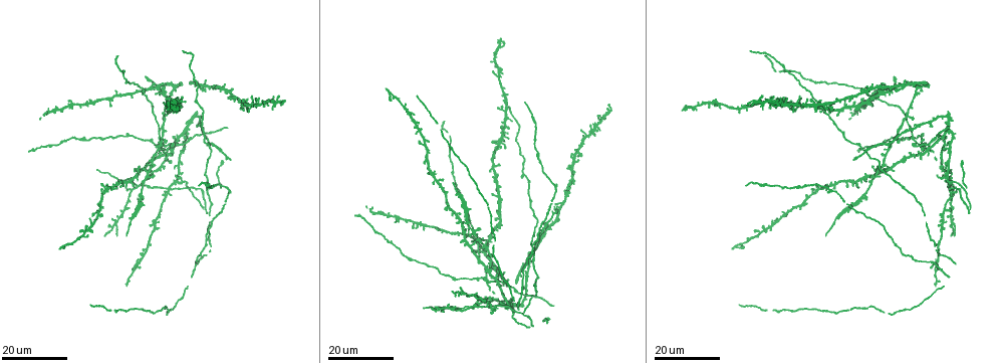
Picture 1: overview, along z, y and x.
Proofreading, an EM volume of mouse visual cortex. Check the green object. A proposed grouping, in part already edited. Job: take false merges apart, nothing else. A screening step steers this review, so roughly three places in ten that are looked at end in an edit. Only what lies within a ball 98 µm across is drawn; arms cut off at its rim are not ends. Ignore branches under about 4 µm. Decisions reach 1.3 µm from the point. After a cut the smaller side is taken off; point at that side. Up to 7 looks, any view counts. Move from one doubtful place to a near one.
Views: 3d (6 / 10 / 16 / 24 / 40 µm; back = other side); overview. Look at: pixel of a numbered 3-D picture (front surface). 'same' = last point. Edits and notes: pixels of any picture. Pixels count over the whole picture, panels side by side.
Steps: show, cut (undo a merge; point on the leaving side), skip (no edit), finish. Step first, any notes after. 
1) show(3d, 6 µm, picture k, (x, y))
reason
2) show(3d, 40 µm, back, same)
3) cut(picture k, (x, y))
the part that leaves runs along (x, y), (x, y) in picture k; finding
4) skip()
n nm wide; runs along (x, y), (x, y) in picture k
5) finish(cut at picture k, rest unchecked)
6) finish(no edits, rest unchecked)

show(3d, 16 µm, picture 1, (949, 180))

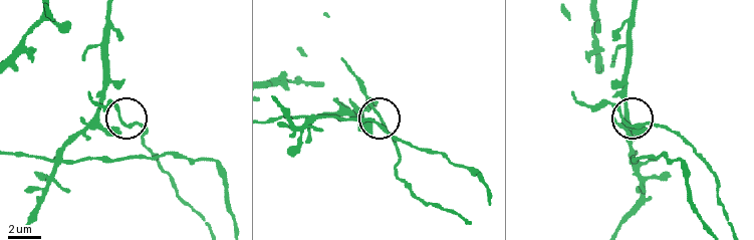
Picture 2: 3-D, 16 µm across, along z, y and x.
show(3d, 6 µm, picture 2, (624, 122))

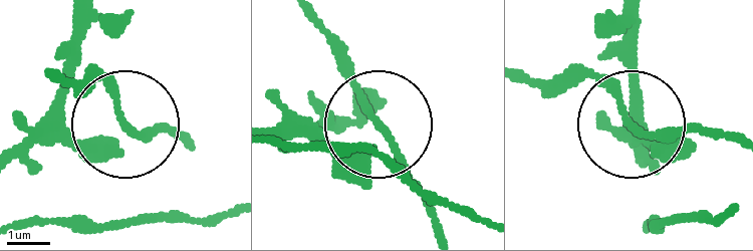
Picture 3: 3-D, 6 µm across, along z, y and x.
skip()
3 arms; continuous, no second cell

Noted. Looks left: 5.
show(3d, 16 µm, picture 1, (924, 144))
four arms meet

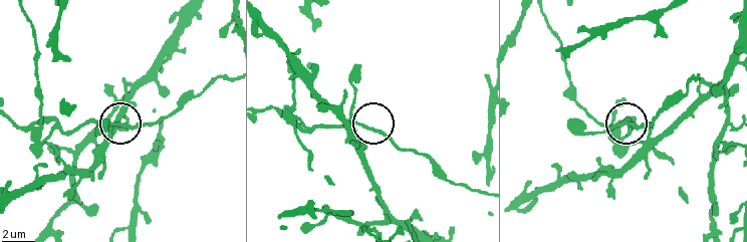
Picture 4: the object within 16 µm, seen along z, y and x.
show(3d, 10 µm, picture 4, (364, 127))
closer look

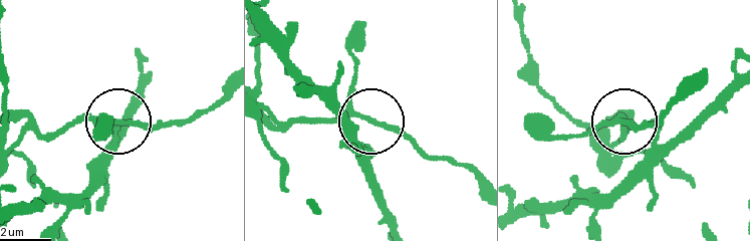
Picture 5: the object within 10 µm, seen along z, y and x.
skip()
150 nm wide; continuous, no second cell

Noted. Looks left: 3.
show(3d, 16 µm, picture 1, (167, 188))

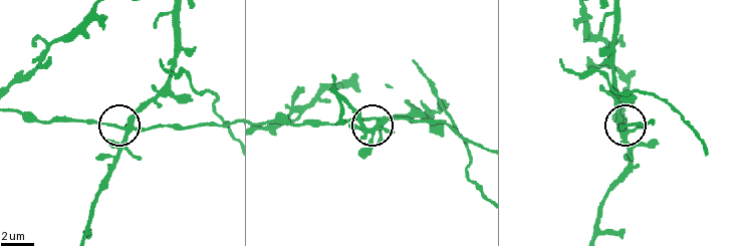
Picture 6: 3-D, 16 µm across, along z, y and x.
show(3d, 6 µm, picture 6, (129, 131))

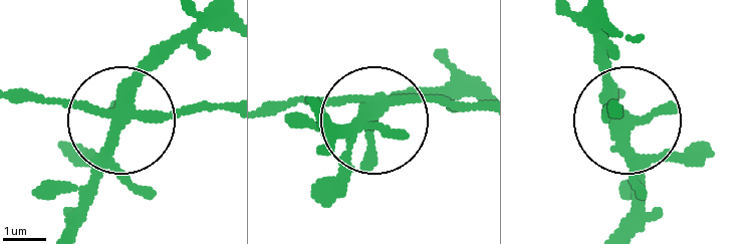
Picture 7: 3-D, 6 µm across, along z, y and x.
show(3d, 6 µm, back, picture 7, (126, 117))

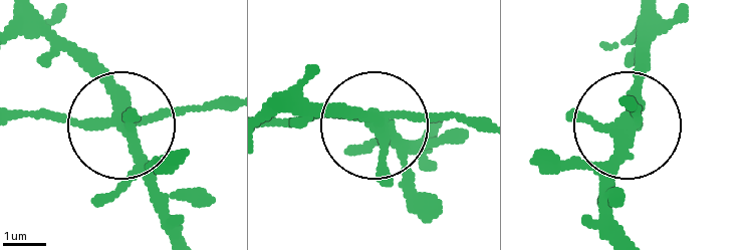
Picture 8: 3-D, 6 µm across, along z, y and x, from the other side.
skip()
runs along (39, 24), (118, 117), (50, 121), (18, 110) in picture 8; continuous, no second cell

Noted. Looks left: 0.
finish(no edits, rest unchecked)

